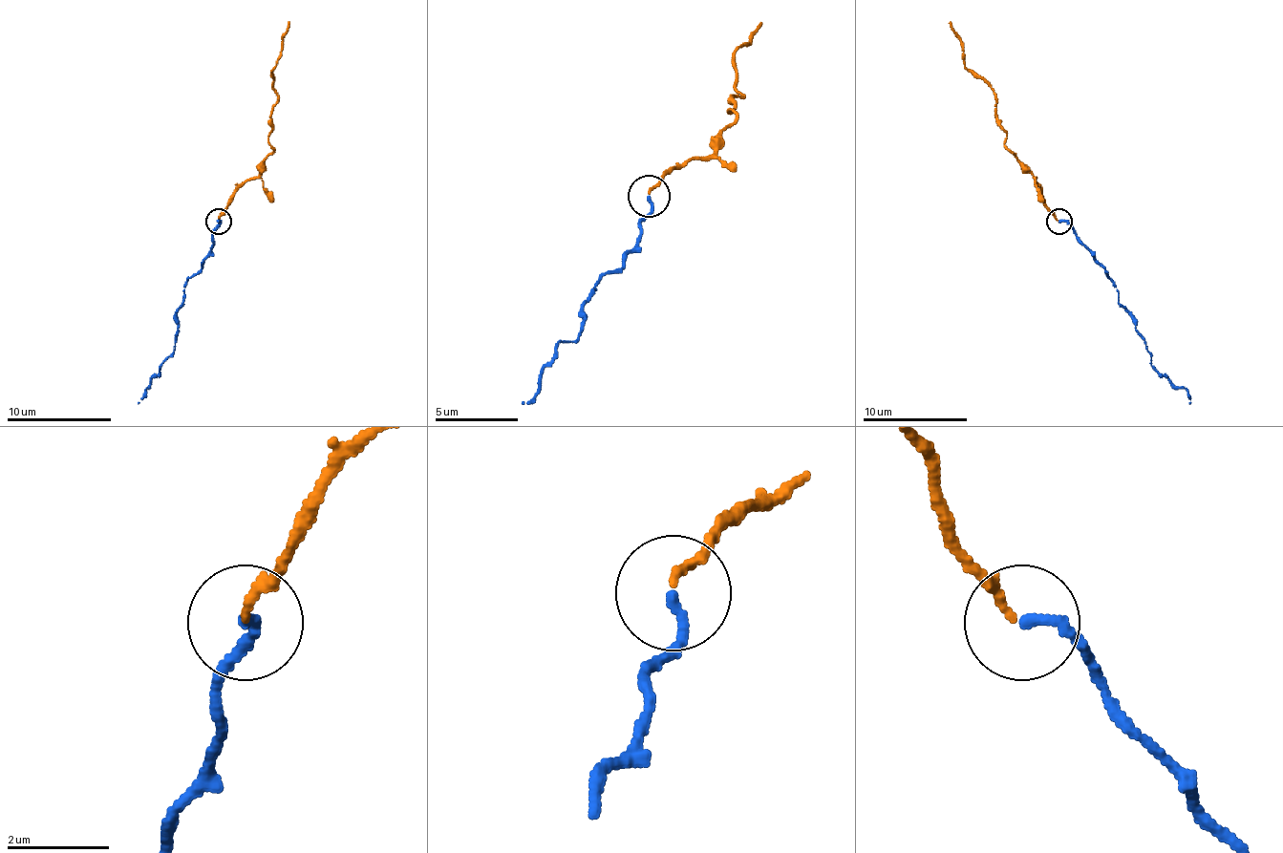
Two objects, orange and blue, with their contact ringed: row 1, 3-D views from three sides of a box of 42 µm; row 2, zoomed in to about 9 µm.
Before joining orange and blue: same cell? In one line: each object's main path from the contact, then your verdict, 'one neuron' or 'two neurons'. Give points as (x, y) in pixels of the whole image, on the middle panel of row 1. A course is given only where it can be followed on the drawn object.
orange via (648, 193), (673, 168), (706, 159), (735, 118), (727, 114), (731, 97), (743, 97), (735, 52), (759, 23) | blue via (648, 197), (652, 209), (639, 222), (639, 239), (594, 288), (577, 338), (556, 347), (540, 393), (523, 405) | one neuron

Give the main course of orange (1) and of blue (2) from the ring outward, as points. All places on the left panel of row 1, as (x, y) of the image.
1: (218, 221), (272, 150), (267, 134), (278, 95), (272, 89), (272, 68), (288, 21)
2: (218, 221), (212, 249), (183, 288), (173, 354), (160, 368), (138, 404)

